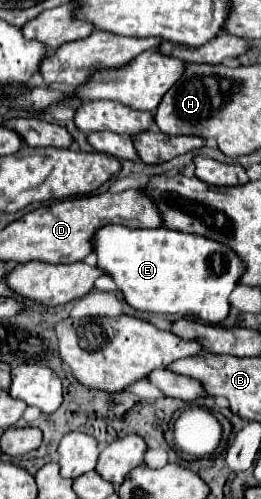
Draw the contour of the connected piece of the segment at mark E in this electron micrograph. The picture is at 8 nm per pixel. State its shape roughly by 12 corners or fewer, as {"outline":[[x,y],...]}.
{"outline":[[163,226],[97,230],[97,266],[141,312],[221,324],[245,262]]}

